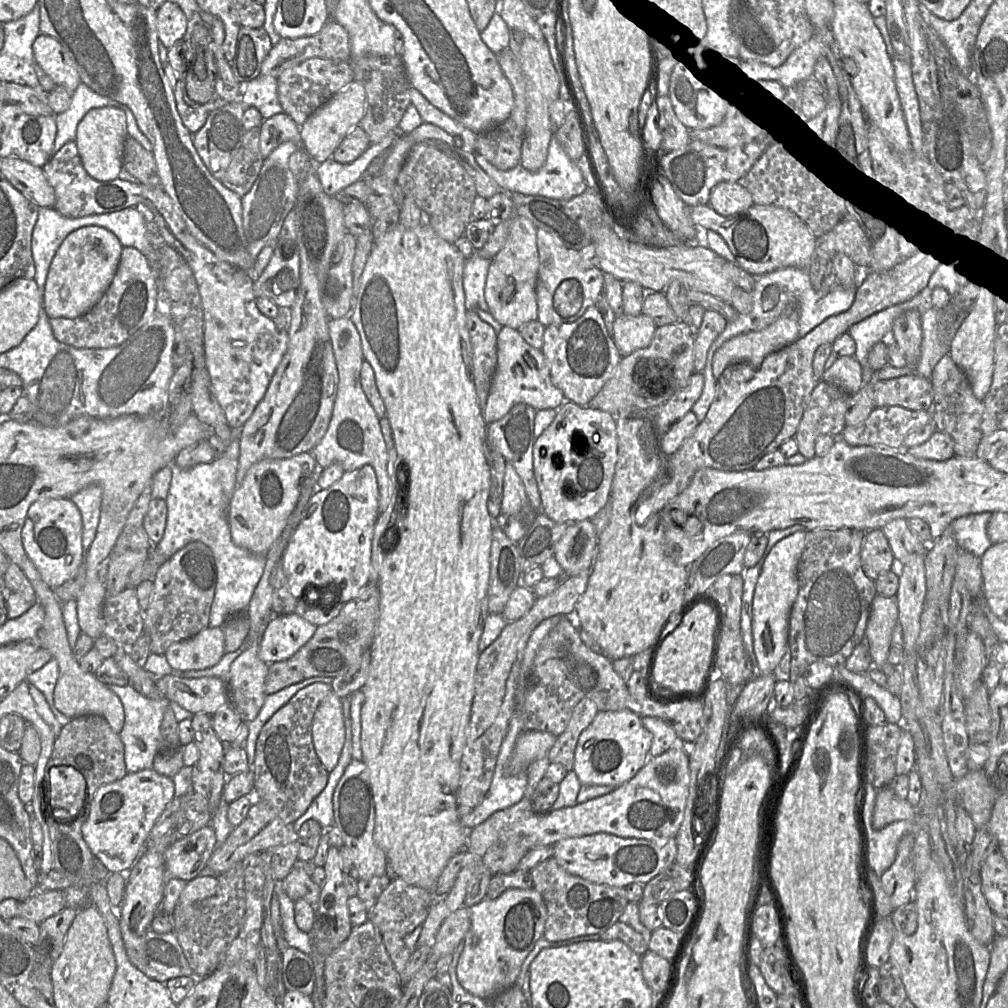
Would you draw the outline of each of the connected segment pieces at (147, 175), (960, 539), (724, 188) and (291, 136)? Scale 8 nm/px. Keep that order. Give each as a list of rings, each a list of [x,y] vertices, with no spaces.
[[[127,136],[124,142],[122,168],[125,168],[131,175],[139,180],[138,184],[158,187],[161,185],[157,171],[157,165],[151,151],[147,151],[137,140]]]
[[[990,512],[971,514],[951,523],[953,535],[961,550],[980,558],[993,545],[987,533],[992,514]]]
[[[724,181],[712,188],[708,204],[719,214],[731,216],[749,209],[754,202],[742,181]]]
[[[284,112],[263,120],[260,125],[259,148],[263,158],[284,142],[293,142],[302,146],[300,126]]]

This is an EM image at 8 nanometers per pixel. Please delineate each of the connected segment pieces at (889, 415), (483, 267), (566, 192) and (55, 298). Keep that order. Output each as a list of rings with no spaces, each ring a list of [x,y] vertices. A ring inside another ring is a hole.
[[[902,406],[875,407],[868,418],[855,426],[845,426],[839,437],[852,446],[887,446],[905,449],[908,433],[934,424],[932,411],[914,411]]]
[[[475,253],[467,259],[463,270],[466,310],[474,311],[478,307],[489,312],[484,290],[491,260],[482,258]]]
[[[554,135],[550,140],[548,155],[544,165],[535,172],[525,169],[521,164],[504,171],[495,167],[481,154],[474,153],[474,158],[476,163],[501,187],[513,192],[569,200],[583,193],[588,187],[588,182],[583,176],[579,163],[569,158],[559,140]]]
[[[79,228],[63,240],[50,264],[43,293],[43,308],[50,319],[74,319],[89,312],[110,286],[117,271],[123,246],[108,229]]]

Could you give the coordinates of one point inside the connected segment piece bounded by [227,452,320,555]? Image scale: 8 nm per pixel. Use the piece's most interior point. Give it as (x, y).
(258, 511)

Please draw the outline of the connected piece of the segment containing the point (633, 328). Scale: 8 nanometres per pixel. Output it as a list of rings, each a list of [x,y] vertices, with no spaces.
[[[641,313],[638,316],[617,316],[613,324],[612,338],[621,354],[632,352],[650,345],[657,326],[651,317]]]

